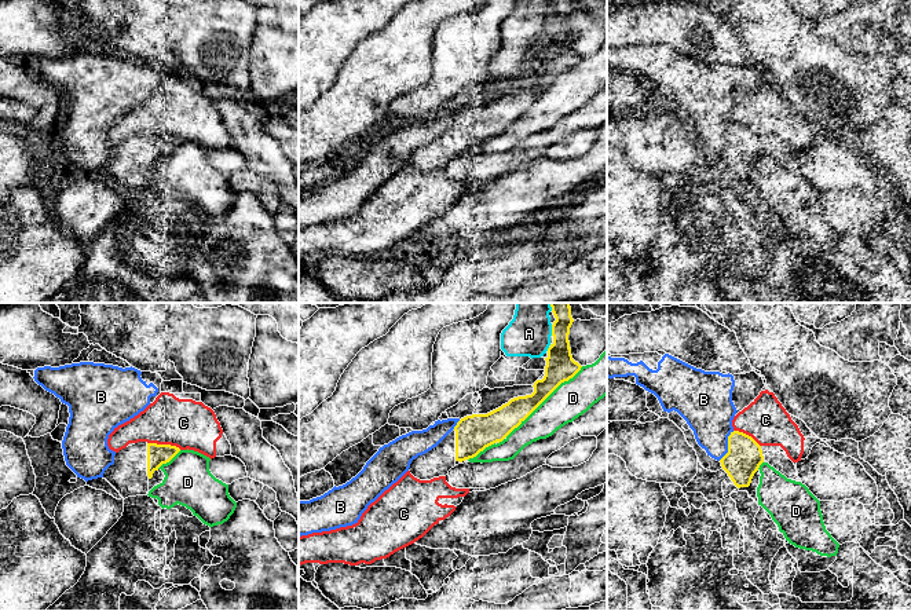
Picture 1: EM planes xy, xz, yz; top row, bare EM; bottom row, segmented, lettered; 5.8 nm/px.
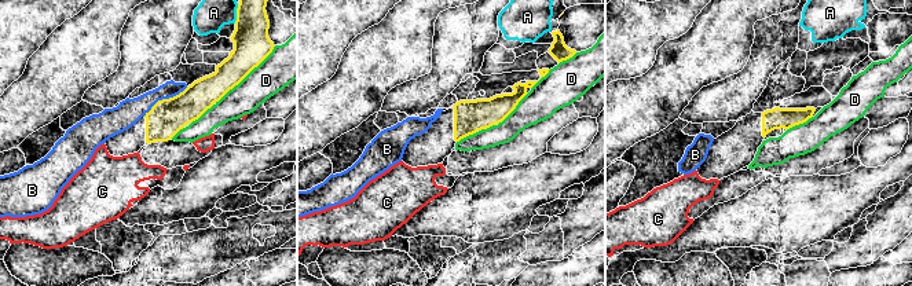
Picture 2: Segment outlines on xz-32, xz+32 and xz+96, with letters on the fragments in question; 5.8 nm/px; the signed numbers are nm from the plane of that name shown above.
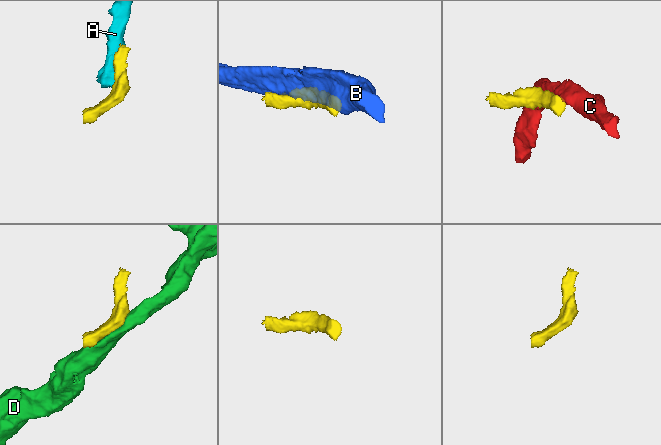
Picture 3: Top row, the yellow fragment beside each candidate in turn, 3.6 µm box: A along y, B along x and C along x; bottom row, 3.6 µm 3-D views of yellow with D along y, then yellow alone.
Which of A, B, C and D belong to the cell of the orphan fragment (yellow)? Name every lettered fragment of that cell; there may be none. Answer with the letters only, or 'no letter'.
no letter

